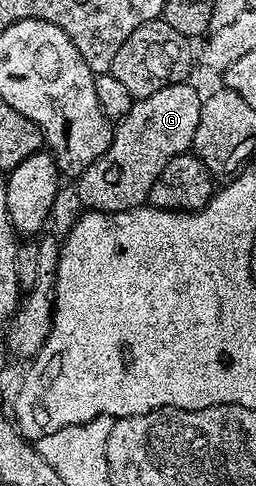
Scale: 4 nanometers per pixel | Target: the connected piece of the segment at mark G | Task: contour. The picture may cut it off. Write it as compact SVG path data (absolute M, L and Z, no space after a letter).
M192 83L162 87L154 95L133 100L130 115L115 122L110 147L75 182L83 208L117 213L145 204L162 167L191 150L200 122L201 100L202 93Z

